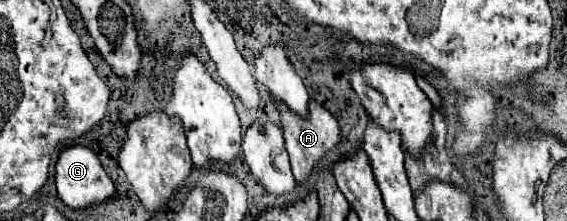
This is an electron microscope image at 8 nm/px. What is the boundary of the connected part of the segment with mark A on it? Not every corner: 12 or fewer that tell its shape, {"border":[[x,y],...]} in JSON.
{"border":[[273,98],[295,180],[341,140],[339,124],[315,100],[301,118]]}

